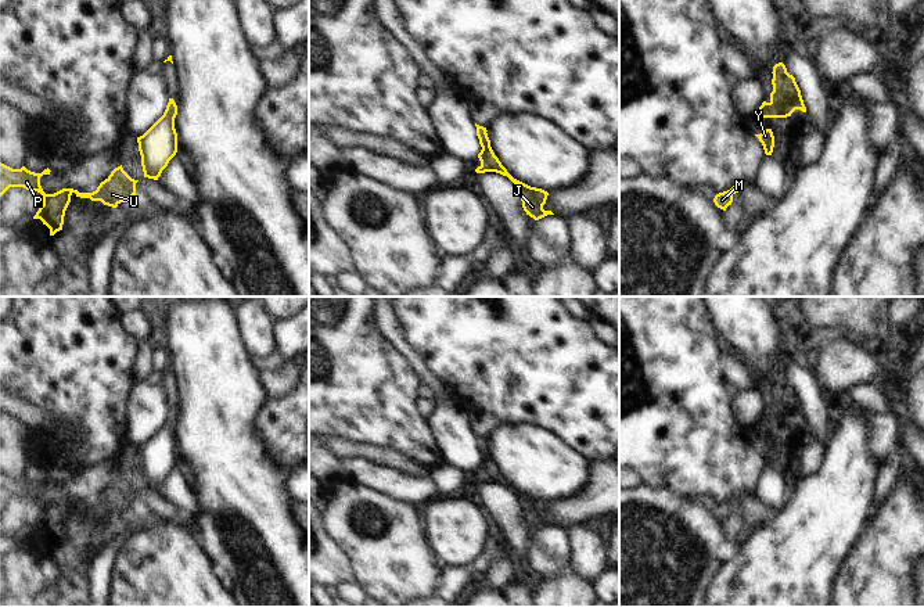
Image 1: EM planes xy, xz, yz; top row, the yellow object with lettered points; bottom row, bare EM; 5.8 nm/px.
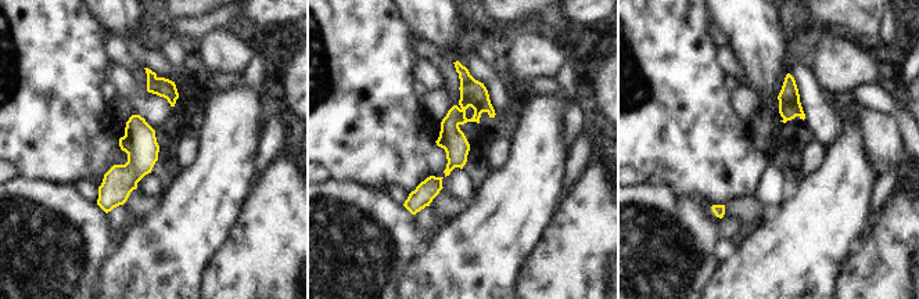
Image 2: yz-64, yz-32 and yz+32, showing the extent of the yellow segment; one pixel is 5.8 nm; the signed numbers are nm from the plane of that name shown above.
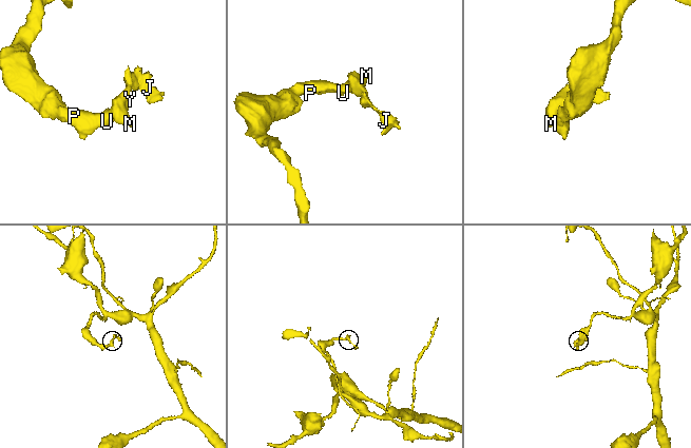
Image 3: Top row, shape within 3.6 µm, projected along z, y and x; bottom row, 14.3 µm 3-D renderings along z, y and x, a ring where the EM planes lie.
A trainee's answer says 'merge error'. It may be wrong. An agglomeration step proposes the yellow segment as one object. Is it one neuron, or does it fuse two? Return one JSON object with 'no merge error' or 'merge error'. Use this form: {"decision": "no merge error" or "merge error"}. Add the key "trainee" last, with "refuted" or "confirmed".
{"decision": "no merge error", "trainee": "refuted"}

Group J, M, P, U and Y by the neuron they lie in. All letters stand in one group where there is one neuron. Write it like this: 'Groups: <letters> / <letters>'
Groups: J M P U Y.

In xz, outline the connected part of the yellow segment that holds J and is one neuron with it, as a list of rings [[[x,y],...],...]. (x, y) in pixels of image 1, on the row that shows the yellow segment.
[[[477,125],[477,136],[479,139],[479,144],[482,147],[481,152],[478,154],[478,158],[481,161],[481,165],[475,169],[477,173],[485,173],[485,172],[496,172],[503,176],[507,176],[518,188],[521,201],[522,201],[522,208],[535,220],[539,220],[547,215],[554,215],[551,211],[544,211],[543,205],[546,204],[549,193],[531,187],[517,179],[514,179],[507,169],[501,165],[499,158],[495,155],[492,147],[490,147],[490,140],[488,137],[488,130],[483,126]]]

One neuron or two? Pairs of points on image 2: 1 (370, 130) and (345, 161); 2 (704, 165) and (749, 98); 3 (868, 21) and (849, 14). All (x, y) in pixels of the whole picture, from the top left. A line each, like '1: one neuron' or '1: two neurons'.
1: one neuron
2: two neurons
3: one neuron

